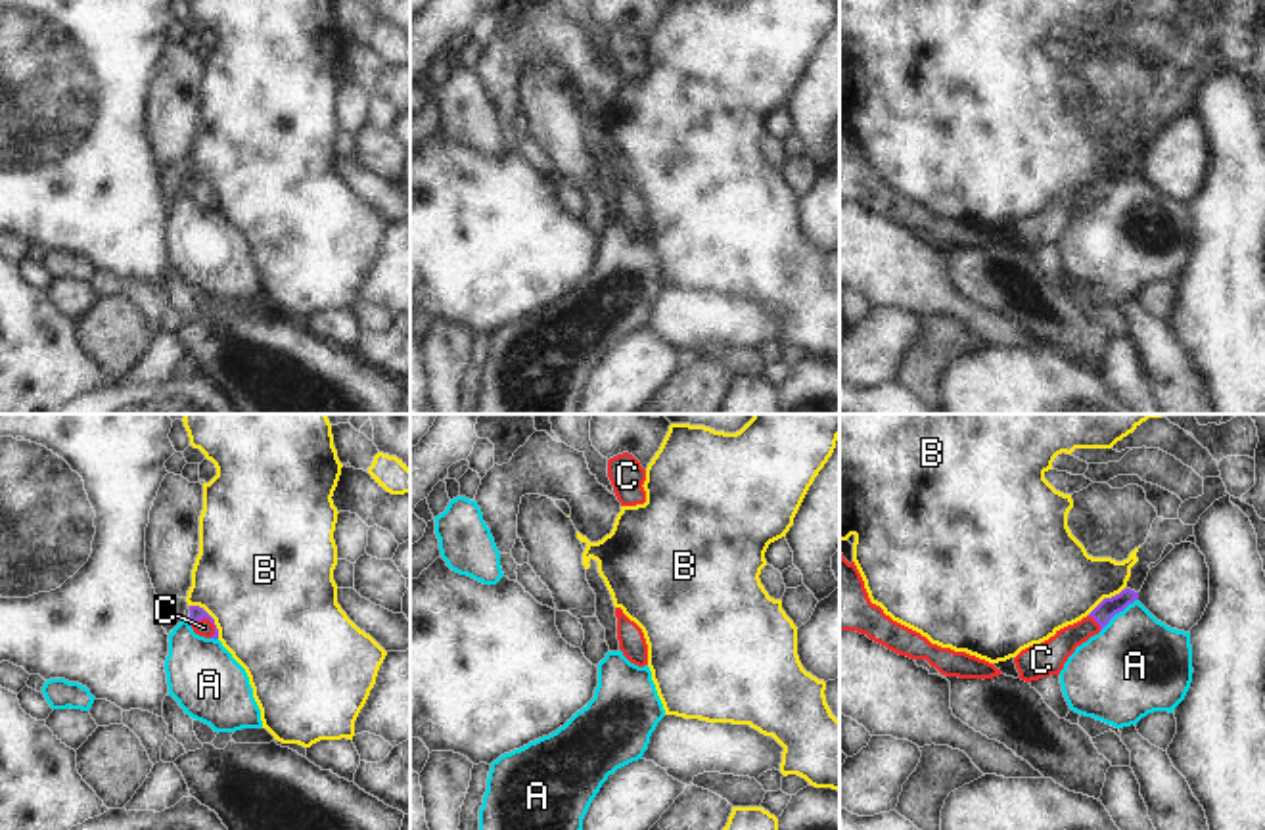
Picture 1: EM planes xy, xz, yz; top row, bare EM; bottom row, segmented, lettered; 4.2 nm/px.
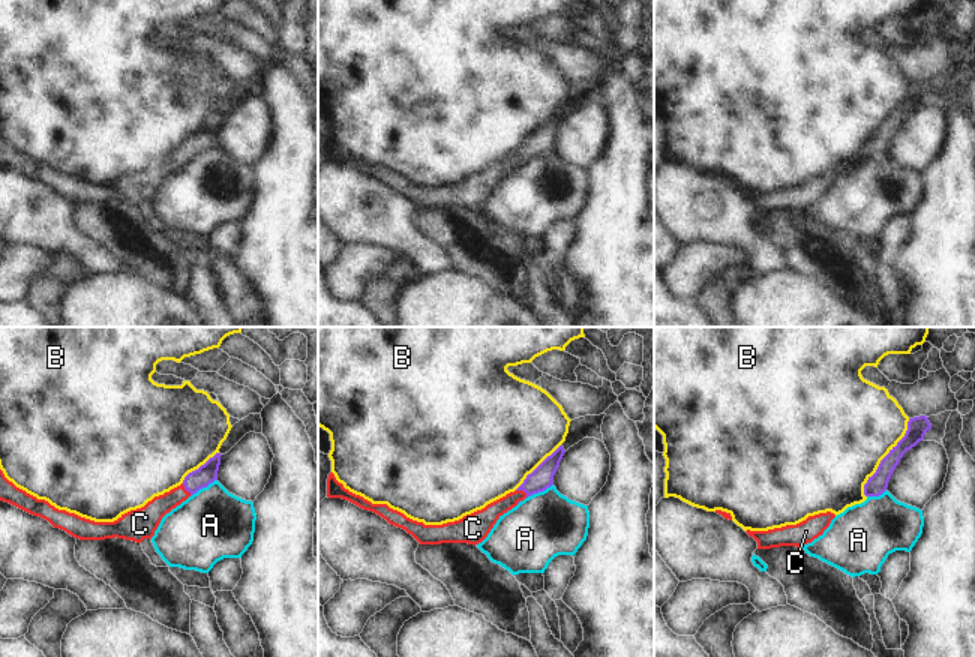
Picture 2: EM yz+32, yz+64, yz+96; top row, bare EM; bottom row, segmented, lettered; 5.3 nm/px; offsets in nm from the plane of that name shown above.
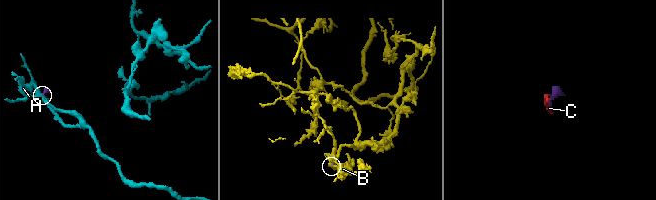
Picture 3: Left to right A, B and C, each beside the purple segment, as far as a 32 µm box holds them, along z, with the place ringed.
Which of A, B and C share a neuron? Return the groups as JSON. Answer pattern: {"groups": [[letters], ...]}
{"groups": [["A"], ["B"], ["C"]]}

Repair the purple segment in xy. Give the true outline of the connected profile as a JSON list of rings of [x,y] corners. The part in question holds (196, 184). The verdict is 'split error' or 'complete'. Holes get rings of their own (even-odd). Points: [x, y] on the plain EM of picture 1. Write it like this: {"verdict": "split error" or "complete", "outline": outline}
{"verdict": "split error", "outline": [[[190,176],[188,194],[196,205],[215,211],[218,209],[218,199],[215,196],[215,190],[203,178]]]}

